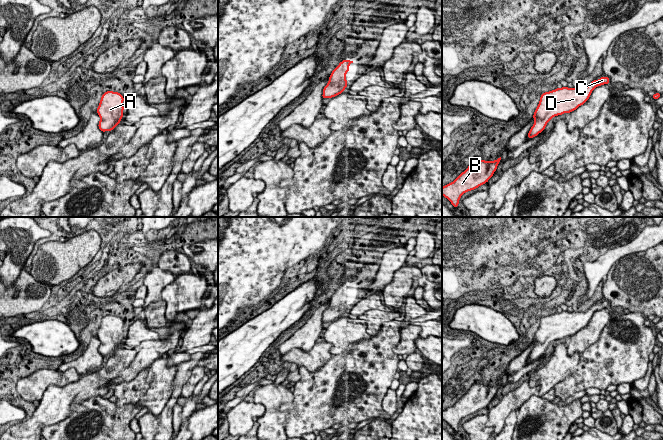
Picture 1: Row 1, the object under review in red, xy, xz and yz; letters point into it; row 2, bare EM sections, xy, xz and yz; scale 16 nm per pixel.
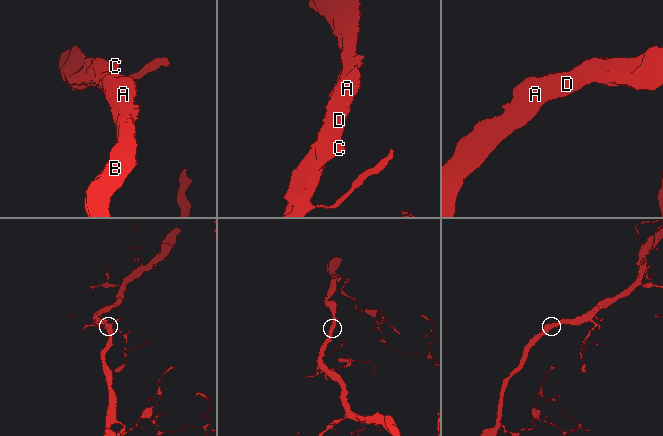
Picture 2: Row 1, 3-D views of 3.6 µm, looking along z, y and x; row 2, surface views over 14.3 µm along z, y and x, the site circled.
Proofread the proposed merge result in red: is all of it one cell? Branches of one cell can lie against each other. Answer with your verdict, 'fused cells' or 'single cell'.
single cell

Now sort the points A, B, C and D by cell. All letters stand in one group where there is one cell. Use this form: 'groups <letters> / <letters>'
groups A B C D

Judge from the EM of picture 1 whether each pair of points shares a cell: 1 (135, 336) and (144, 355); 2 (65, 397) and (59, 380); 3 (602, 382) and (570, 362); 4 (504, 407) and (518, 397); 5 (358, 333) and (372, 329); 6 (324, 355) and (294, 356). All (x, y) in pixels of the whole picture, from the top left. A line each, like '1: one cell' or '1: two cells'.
1: two cells
2: two cells
3: two cells
4: one cell
5: two cells
6: one cell

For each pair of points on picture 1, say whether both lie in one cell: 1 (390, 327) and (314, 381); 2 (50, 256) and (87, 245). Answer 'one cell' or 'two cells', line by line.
1: one cell
2: one cell

